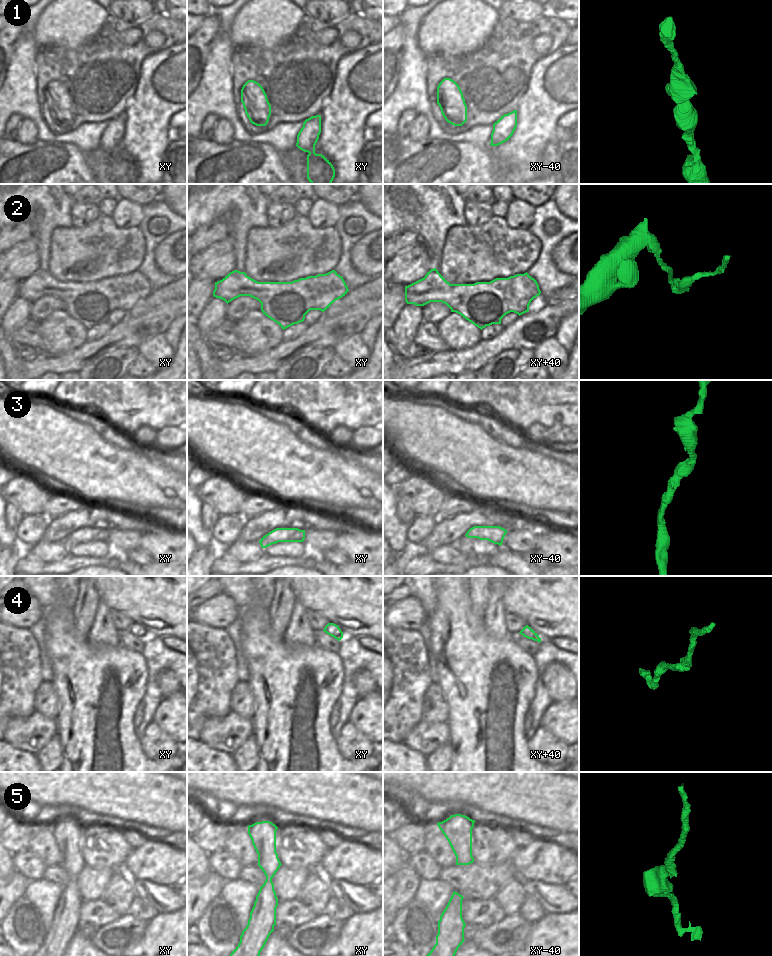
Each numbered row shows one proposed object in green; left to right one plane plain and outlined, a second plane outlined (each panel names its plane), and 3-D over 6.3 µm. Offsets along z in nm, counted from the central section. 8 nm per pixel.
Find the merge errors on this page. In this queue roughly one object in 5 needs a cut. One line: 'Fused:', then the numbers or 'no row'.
Fused: no row

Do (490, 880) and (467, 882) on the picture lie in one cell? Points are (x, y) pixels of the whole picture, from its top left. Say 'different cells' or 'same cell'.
same cell

